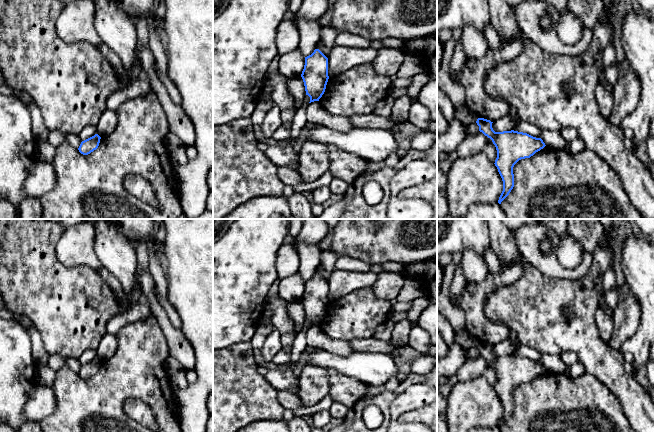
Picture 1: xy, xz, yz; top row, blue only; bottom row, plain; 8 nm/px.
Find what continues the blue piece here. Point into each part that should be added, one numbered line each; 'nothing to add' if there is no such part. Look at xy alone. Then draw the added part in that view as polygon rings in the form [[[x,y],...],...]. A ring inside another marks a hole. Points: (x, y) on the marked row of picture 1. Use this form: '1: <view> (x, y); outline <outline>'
nothing to add

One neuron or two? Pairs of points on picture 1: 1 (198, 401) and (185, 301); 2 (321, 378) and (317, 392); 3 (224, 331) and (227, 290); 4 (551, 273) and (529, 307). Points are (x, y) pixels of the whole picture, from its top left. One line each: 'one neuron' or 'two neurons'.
1: one neuron
2: one neuron
3: one neuron
4: two neurons

